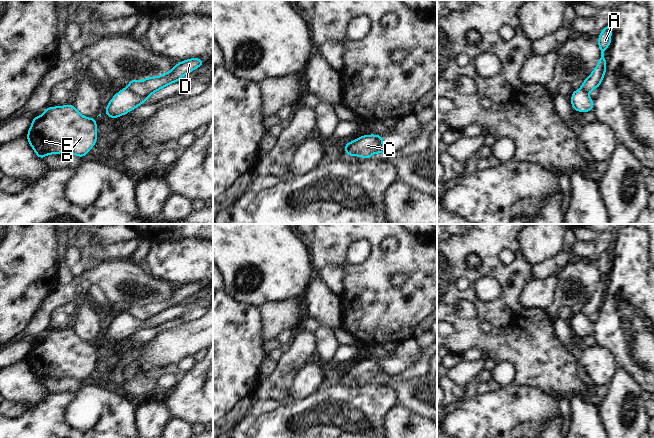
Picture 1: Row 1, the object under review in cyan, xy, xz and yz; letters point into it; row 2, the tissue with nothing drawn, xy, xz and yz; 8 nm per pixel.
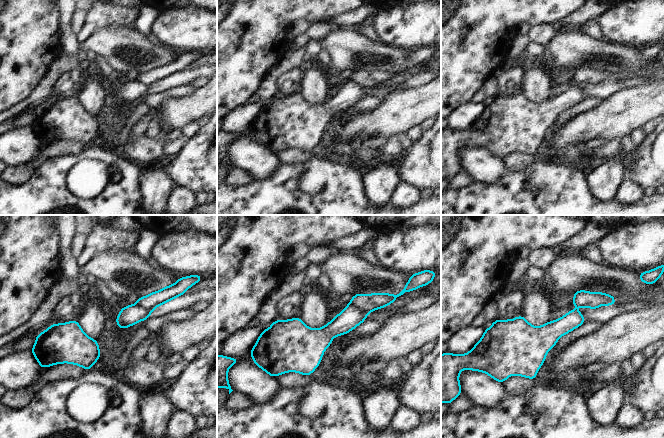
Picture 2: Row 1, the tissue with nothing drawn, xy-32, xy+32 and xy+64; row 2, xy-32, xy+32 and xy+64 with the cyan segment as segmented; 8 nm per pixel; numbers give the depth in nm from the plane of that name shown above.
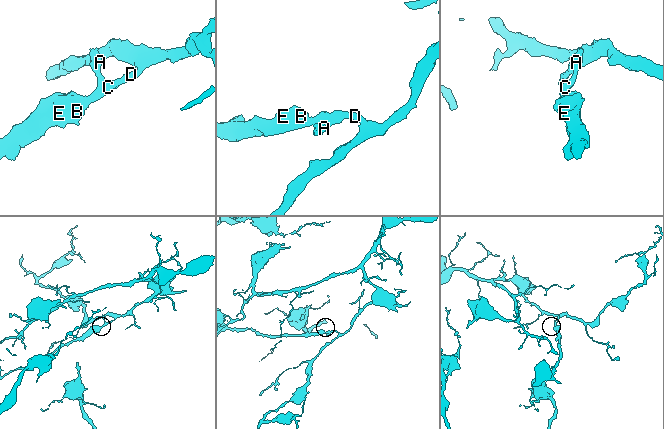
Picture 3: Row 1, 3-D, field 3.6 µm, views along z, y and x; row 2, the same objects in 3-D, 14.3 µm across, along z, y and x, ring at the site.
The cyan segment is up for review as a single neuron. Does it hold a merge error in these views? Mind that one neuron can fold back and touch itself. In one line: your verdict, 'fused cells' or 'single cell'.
fused cells

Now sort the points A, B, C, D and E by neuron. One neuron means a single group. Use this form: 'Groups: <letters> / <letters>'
Groups: A C D / B E

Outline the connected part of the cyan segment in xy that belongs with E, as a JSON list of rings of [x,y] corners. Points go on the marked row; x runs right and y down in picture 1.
[[[73,105],[46,108],[43,115],[35,116],[27,139],[37,156],[42,159],[48,154],[67,152],[84,157],[95,145],[97,139],[95,118],[82,116]]]

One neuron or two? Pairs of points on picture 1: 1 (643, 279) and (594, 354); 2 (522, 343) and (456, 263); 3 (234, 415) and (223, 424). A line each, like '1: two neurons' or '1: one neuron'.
1: two neurons
2: one neuron
3: one neuron

